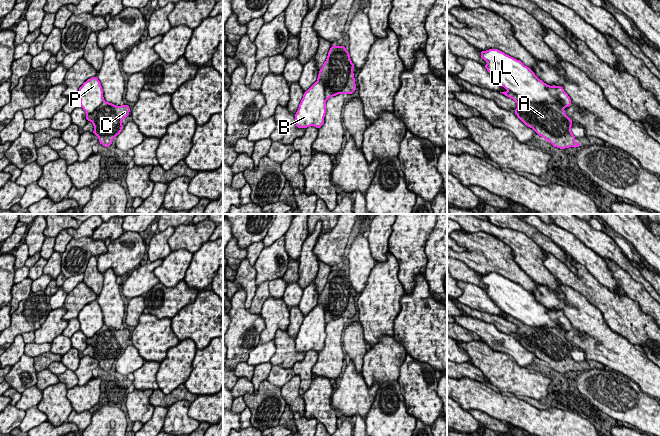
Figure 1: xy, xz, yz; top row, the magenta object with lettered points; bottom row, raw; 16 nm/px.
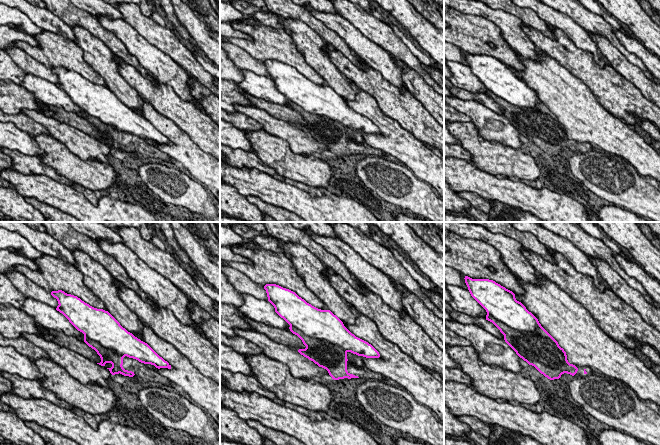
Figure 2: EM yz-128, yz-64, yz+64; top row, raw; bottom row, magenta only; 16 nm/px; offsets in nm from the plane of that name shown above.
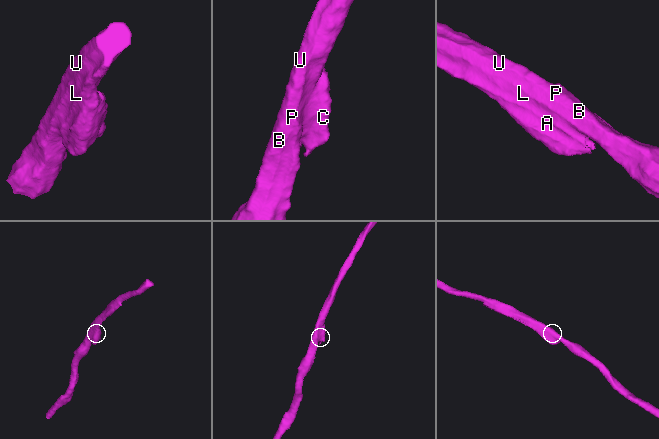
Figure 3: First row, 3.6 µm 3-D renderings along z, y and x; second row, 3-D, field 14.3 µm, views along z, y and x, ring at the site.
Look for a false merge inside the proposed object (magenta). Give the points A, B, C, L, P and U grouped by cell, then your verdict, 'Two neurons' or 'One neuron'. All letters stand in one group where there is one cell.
Groups: A C / B L P U. Two neurons

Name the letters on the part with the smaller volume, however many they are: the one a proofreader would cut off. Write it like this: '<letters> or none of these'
A, C

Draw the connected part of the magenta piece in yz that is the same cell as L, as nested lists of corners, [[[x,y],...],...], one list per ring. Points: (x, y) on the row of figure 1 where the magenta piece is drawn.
[[[498,49],[480,51],[480,57],[487,61],[484,66],[491,77],[502,87],[533,103],[551,103],[561,109],[572,102],[562,86],[549,86],[540,80],[531,68]]]

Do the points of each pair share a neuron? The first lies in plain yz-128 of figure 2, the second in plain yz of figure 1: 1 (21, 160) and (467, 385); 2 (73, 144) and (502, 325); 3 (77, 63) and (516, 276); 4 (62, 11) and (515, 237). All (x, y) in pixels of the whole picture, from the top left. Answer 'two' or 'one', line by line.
1: two
2: two
3: one
4: two

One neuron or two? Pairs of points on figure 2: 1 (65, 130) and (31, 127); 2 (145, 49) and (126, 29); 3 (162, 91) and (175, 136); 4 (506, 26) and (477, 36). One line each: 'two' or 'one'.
1: two
2: one
3: two
4: two

